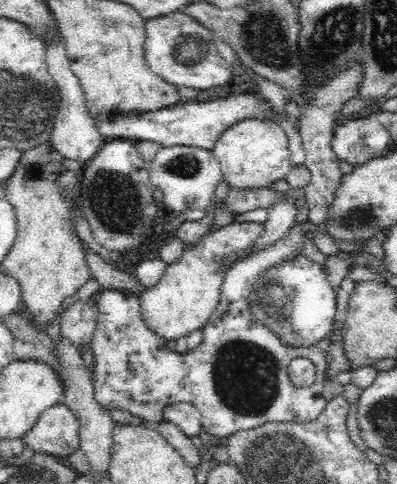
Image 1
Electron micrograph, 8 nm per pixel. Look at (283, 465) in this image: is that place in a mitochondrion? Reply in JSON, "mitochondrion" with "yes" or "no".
{"mitochondrion":"yes"}

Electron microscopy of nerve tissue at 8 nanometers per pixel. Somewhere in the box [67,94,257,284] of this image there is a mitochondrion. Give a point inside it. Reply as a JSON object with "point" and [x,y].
{"point":[118,205]}

